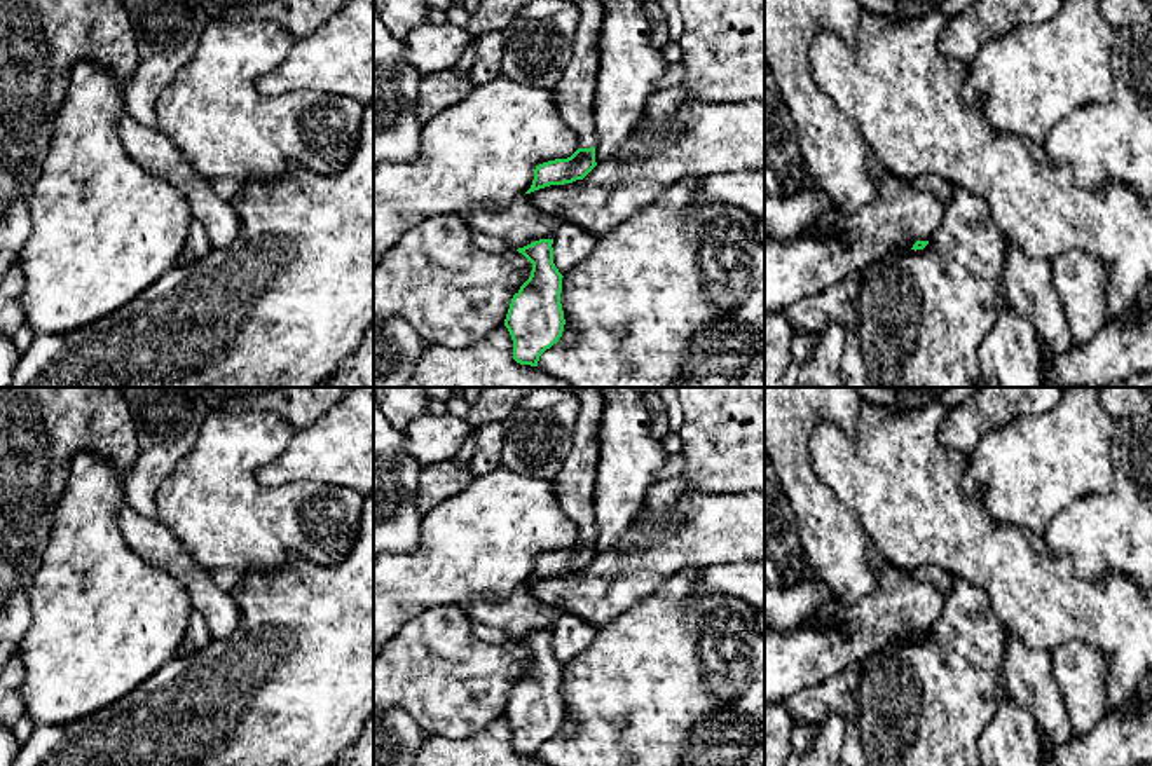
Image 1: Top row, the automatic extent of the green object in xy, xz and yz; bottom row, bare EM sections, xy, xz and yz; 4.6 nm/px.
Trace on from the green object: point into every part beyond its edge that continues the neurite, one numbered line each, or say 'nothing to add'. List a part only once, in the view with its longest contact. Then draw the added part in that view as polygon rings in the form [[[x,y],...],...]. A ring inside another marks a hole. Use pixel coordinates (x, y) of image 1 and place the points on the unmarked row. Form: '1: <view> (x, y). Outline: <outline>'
1: xz (576, 480). Outline: [[[576,387],[579,414],[574,426],[573,448],[557,480],[557,494],[566,515],[576,523],[579,539],[597,537],[593,490],[599,466],[599,421],[604,396],[599,387]]]

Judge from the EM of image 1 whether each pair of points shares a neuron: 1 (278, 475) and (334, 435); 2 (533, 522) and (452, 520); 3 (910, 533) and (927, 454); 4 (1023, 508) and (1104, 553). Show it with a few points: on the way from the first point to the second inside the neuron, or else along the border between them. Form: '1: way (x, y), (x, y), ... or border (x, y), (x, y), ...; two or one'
1: way (292, 465), (320, 449); one
2: way (514, 522), (472, 522); one
3: way (910, 513), (910, 473); one
4: border (1081, 498), (1065, 505), (1041, 534); two

